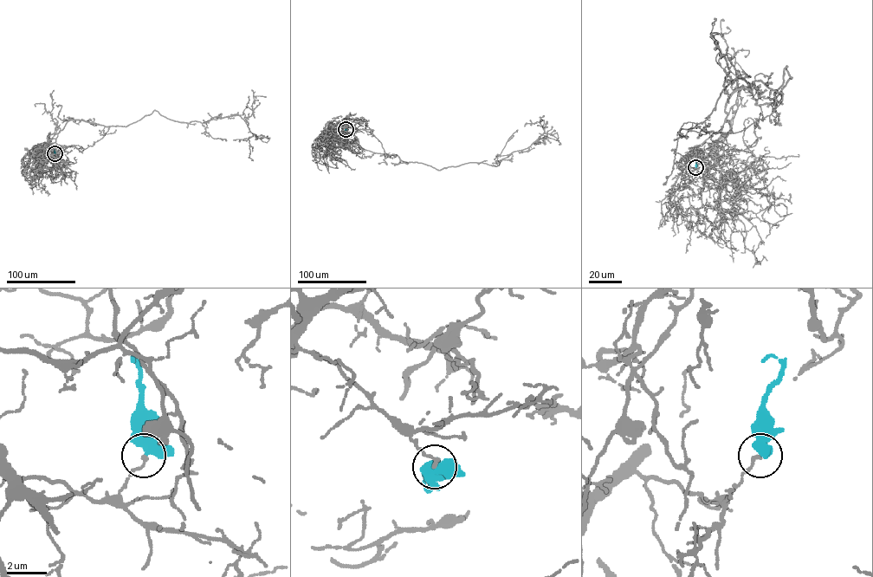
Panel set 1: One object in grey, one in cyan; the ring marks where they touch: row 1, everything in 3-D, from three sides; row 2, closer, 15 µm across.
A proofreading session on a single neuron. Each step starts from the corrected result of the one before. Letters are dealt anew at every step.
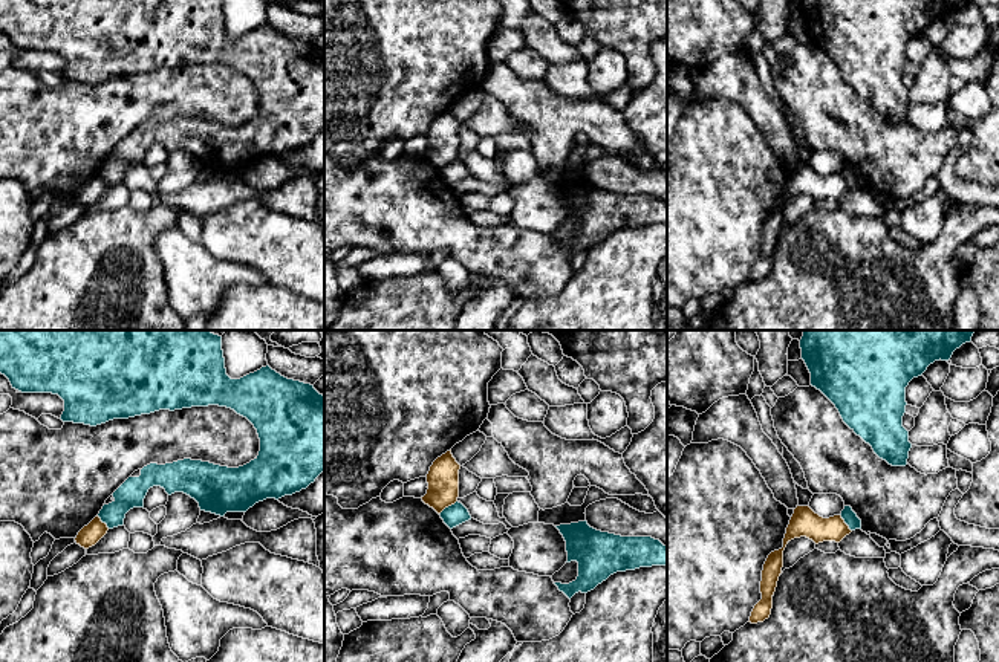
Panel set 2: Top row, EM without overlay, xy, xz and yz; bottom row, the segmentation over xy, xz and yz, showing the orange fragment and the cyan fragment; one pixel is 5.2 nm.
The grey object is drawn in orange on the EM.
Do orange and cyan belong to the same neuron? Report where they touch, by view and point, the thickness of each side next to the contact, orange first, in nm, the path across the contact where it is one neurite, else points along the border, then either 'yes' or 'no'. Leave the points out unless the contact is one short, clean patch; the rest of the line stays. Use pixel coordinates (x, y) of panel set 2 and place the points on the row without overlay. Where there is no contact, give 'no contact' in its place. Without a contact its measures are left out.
xz (447, 164) | 170/120 nm | along xz (456, 158), (439, 171) | no

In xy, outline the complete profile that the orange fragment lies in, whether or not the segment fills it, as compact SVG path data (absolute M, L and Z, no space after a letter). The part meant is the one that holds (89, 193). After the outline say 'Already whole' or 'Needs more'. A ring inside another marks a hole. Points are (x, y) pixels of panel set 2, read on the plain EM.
M96 173L87 183L84 183L75 199L84 206L95 203L106 191L109 185L101 176Z. Already whole

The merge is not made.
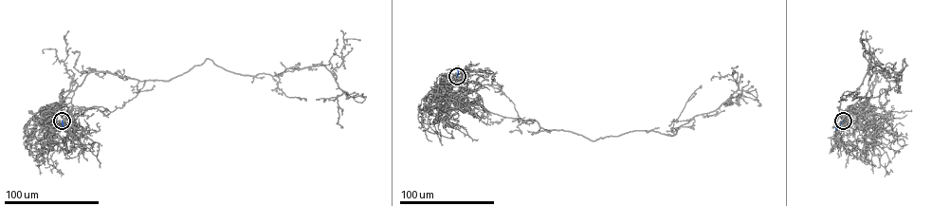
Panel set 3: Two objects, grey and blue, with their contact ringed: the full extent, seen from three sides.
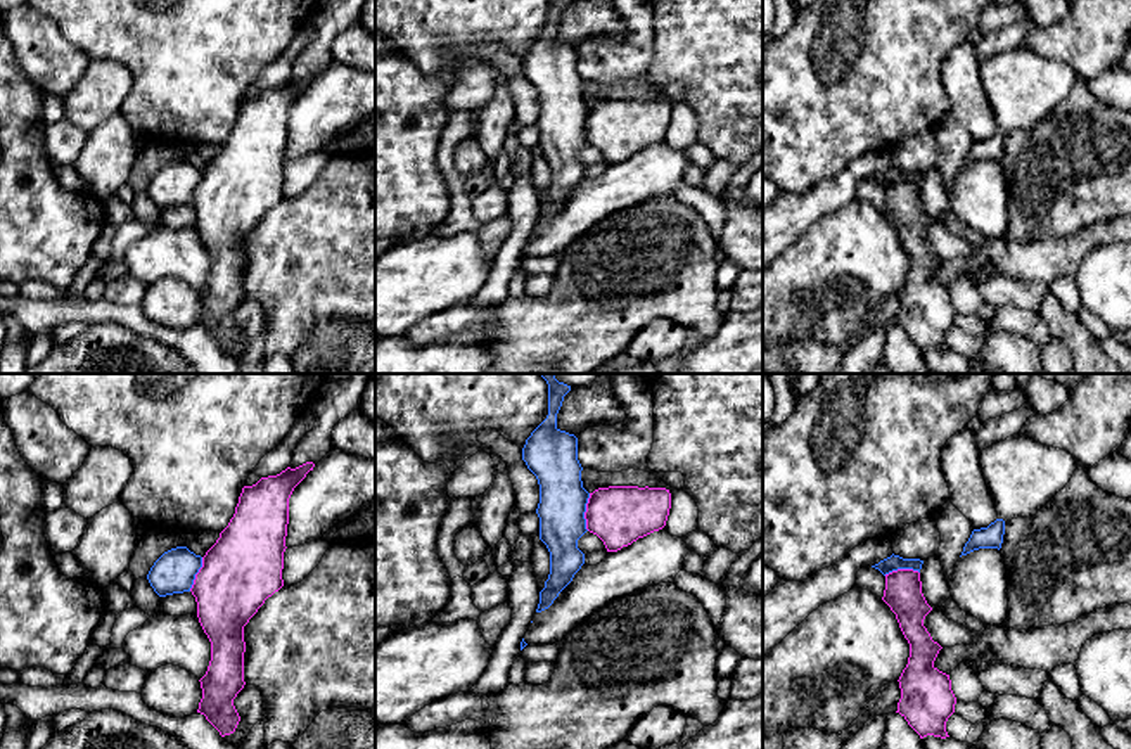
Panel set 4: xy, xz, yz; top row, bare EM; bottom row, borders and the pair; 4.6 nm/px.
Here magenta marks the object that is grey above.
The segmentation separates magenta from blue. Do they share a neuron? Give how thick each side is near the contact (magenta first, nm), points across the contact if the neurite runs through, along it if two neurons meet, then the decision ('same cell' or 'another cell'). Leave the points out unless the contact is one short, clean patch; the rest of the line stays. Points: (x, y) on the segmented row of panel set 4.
calibres 280 and 220 nm; border xz (590, 493), (585, 504), (587, 530); another cell

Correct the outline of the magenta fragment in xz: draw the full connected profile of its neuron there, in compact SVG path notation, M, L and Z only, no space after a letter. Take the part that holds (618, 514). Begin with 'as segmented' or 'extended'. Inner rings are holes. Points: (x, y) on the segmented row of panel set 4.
as segmented | M598 488L586 503L586 529L604 541L607 552L617 552L662 529L669 509L671 493L666 488Z

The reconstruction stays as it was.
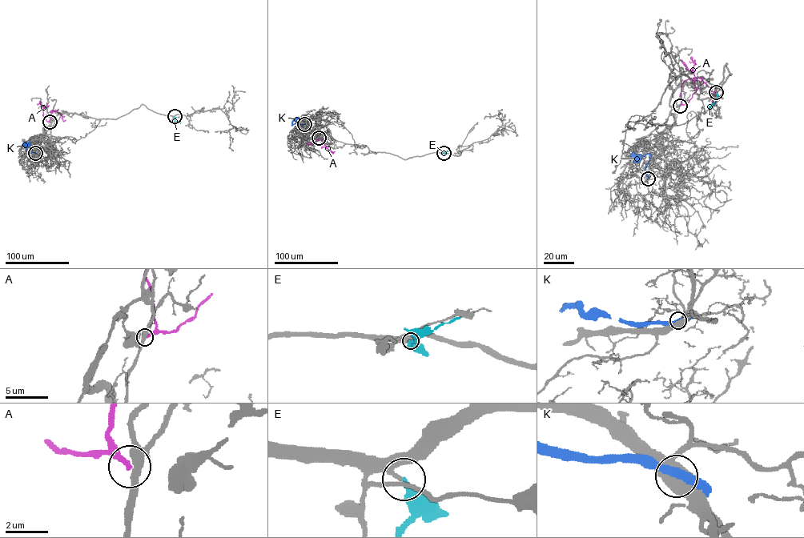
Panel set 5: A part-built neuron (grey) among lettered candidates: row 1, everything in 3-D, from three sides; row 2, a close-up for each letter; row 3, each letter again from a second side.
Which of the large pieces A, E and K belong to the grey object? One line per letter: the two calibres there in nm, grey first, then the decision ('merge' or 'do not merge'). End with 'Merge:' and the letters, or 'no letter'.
A: calibres 340 and 240 nm; do not merge
E: calibres 300 and 320 nm; merge
K: calibres 550 and 360 nm; do not merge
Merge: E

